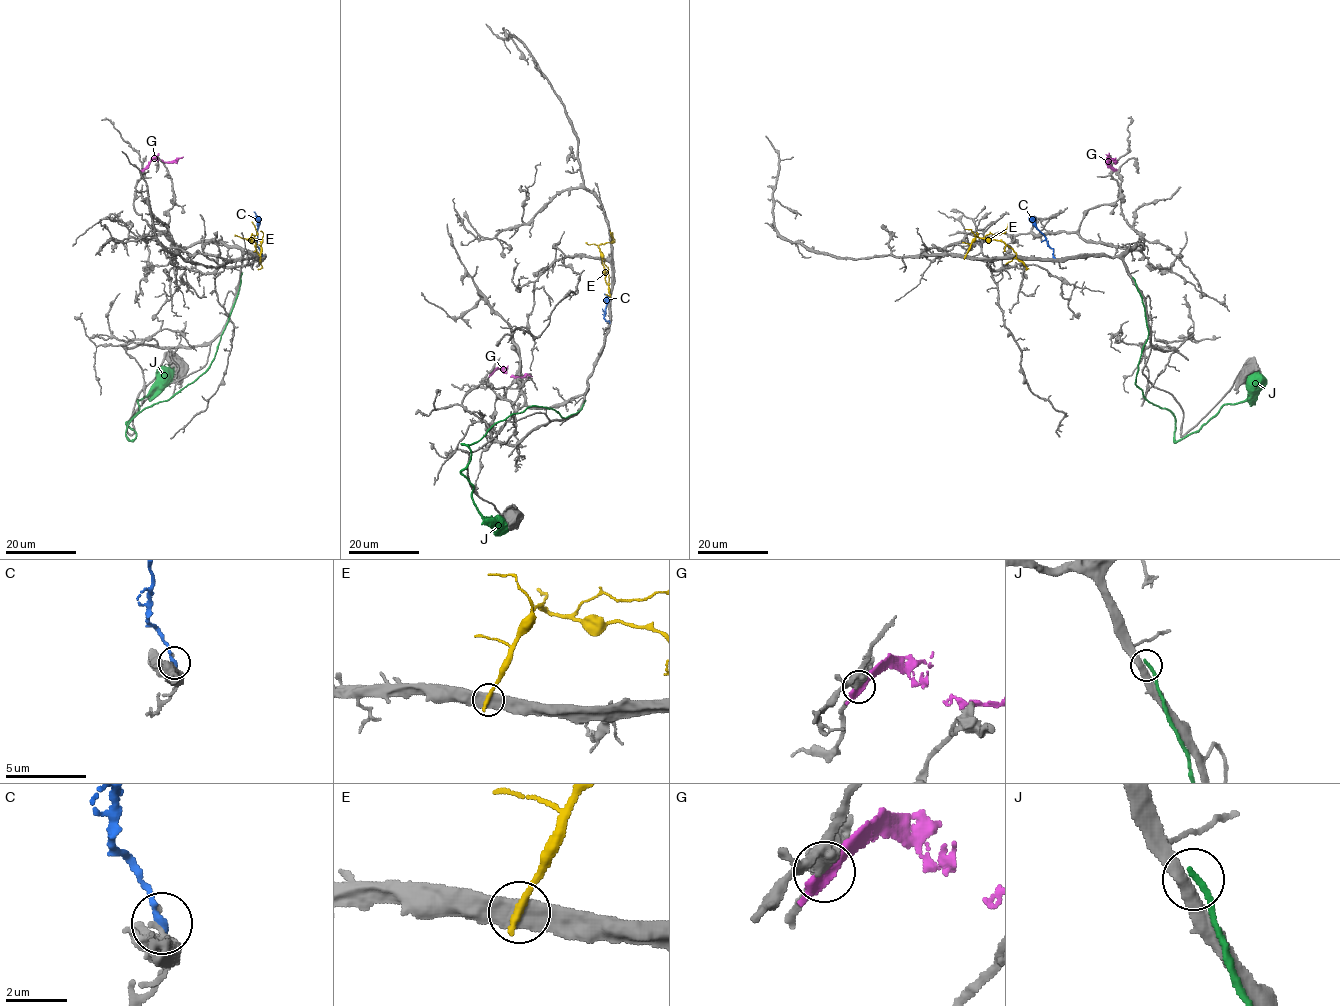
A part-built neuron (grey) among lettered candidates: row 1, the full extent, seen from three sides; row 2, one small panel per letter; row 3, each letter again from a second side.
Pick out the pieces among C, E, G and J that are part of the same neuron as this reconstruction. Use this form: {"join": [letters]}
{"join": []}

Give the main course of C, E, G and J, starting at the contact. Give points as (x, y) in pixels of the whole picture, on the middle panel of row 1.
C: (609, 321), (604, 318), (607, 297), (604, 294)
E: (610, 234), (612, 240), (599, 244), (610, 294), (605, 294)
G: (491, 373), (497, 369), (513, 377), (532, 377)
J: (585, 401), (567, 417), (531, 406), (461, 444), (476, 509), (508, 530)

